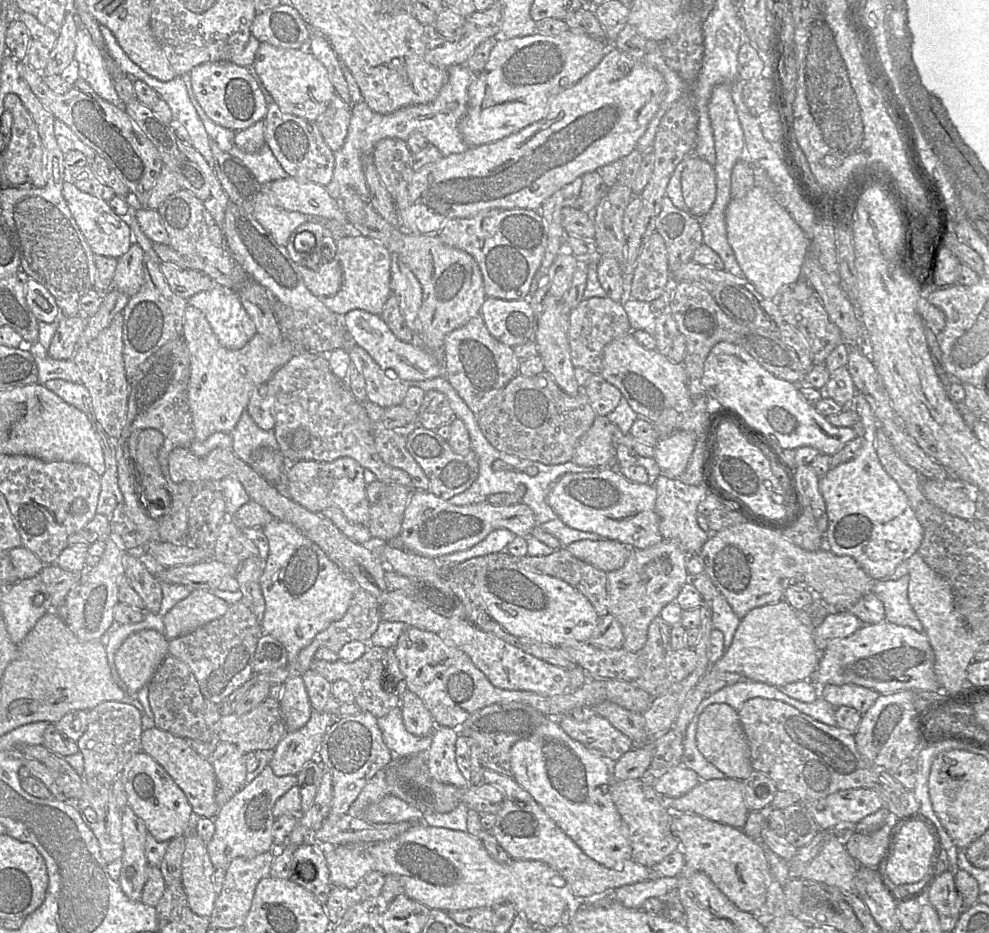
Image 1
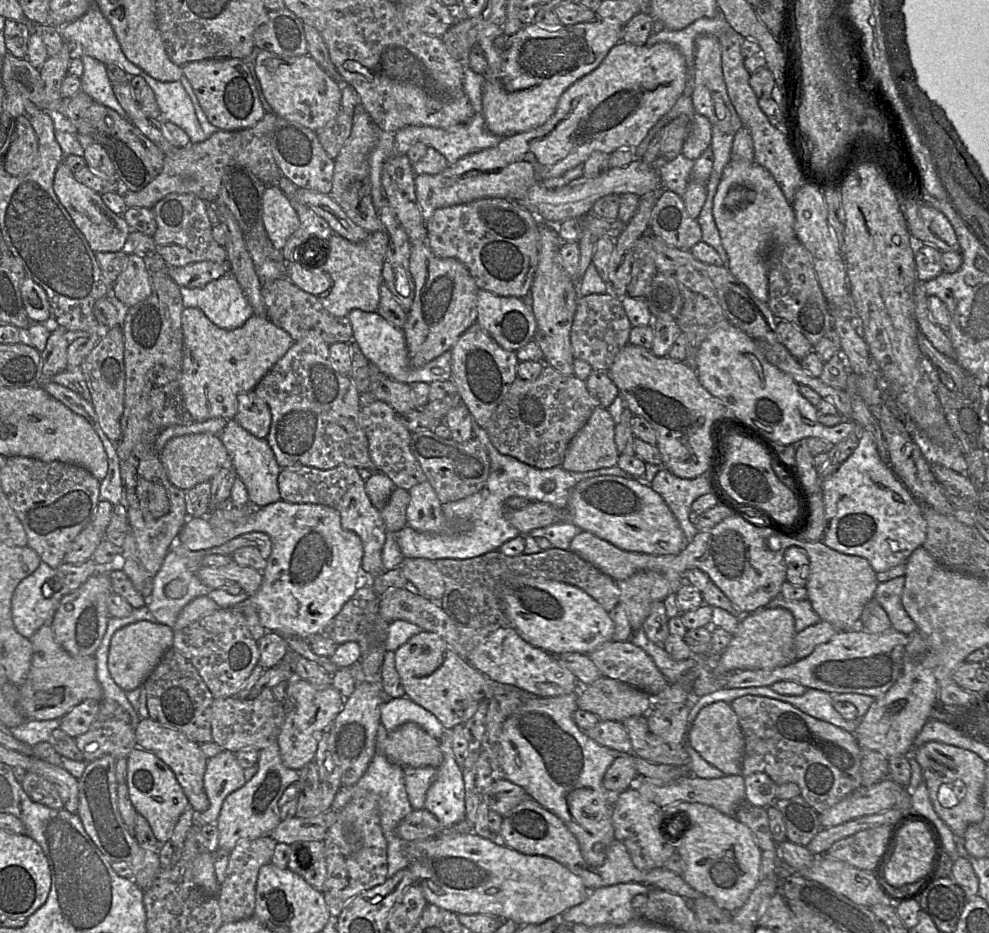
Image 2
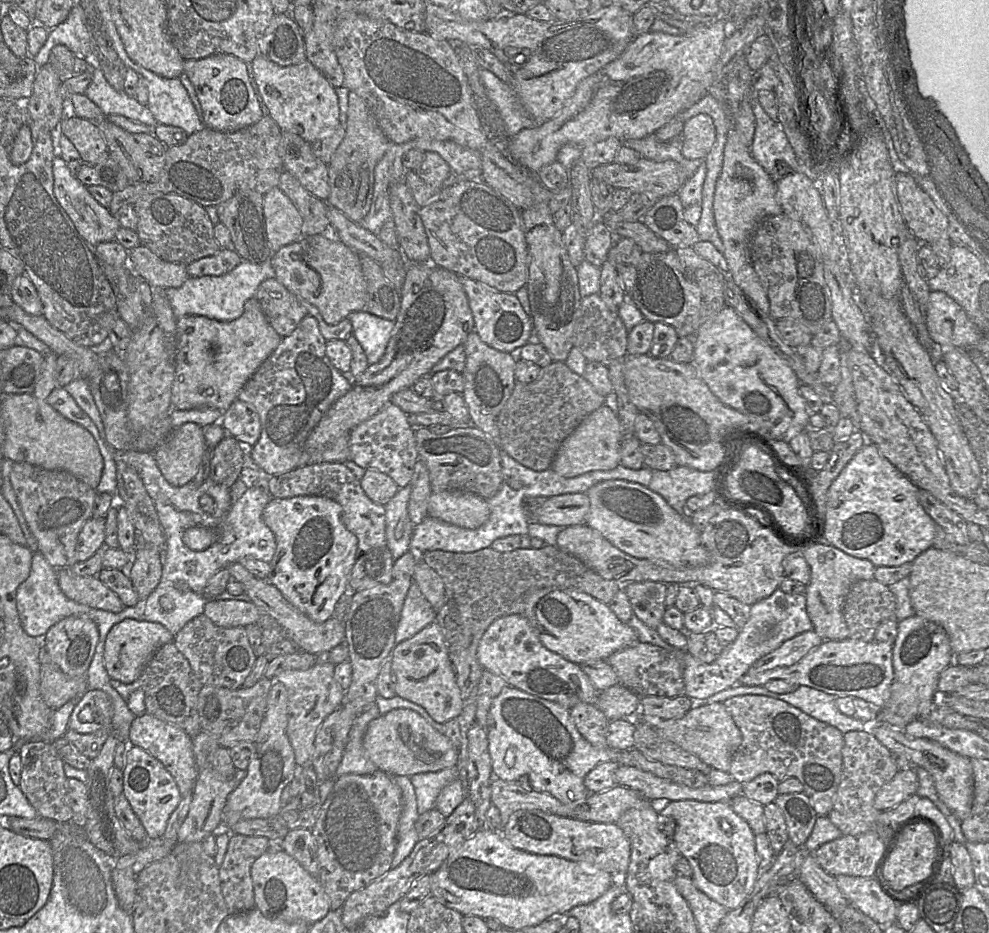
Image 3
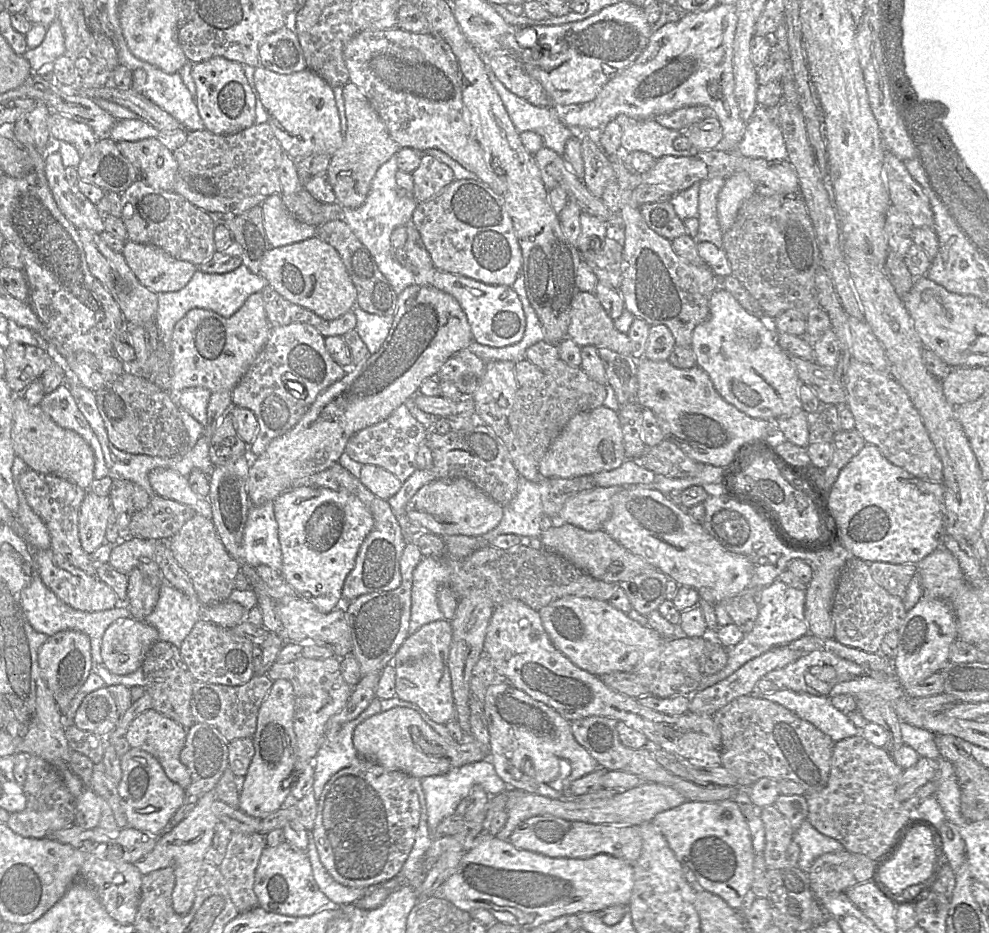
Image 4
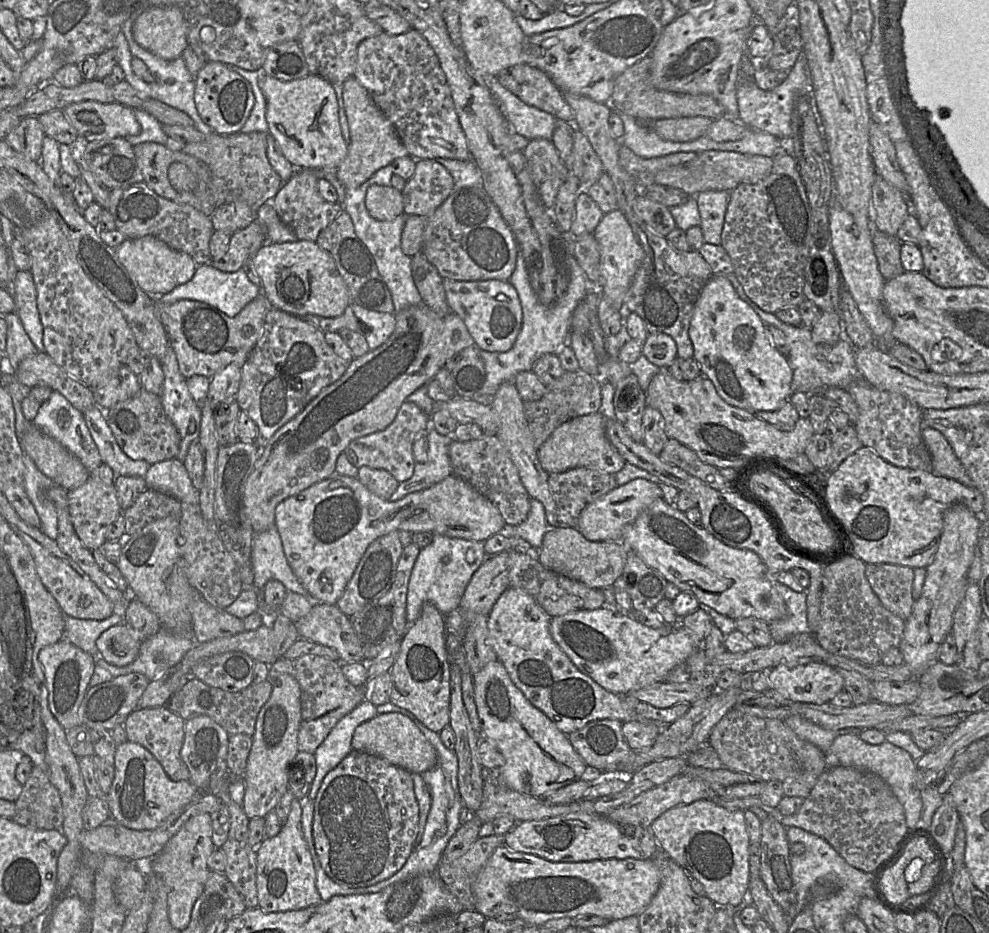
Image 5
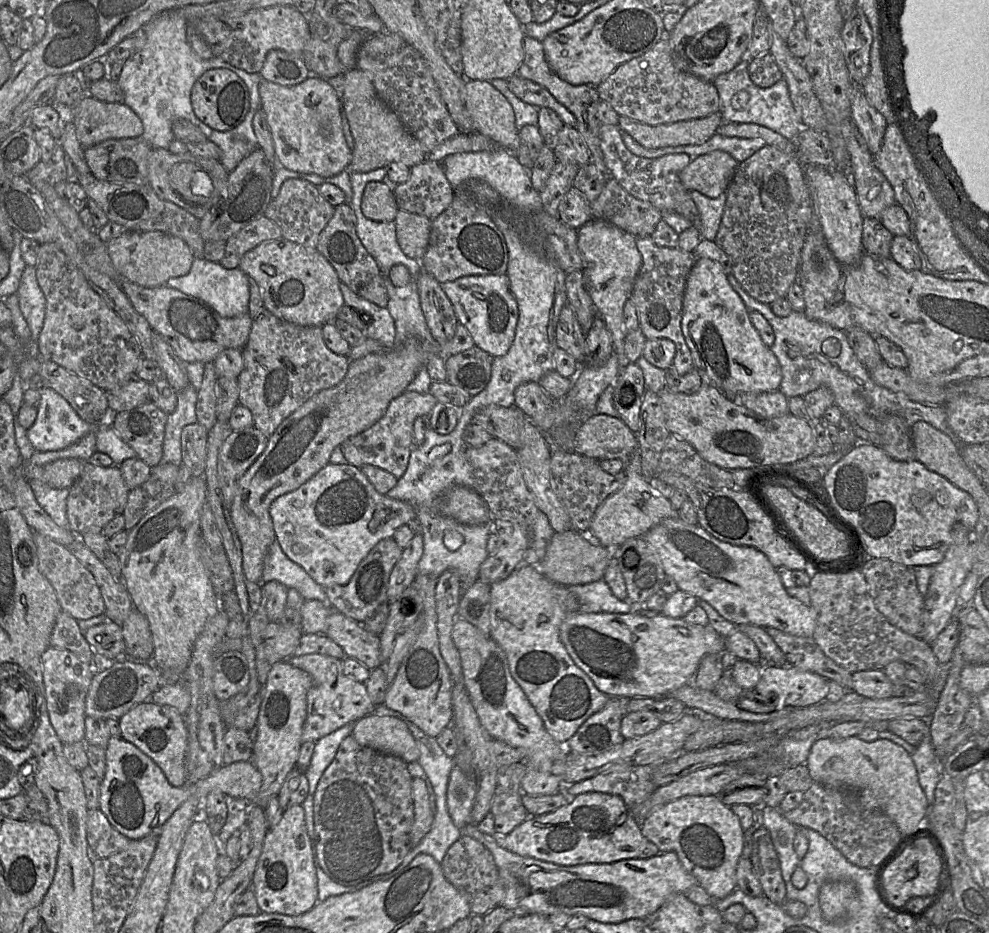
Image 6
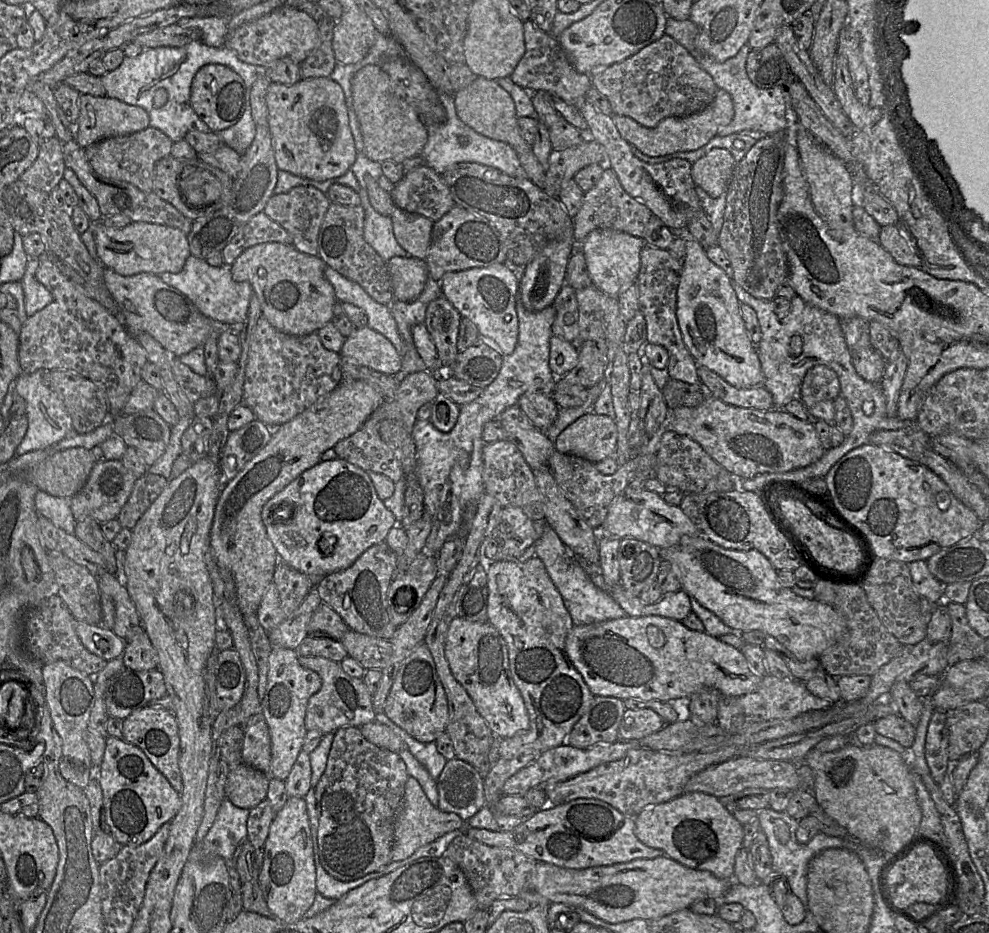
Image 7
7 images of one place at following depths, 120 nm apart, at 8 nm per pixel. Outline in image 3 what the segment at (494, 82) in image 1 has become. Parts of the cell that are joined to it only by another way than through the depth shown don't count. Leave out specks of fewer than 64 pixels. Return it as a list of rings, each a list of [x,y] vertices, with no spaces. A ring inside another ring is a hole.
[[[428,3],[424,33],[437,40],[447,40],[450,44],[462,42],[473,49],[486,49],[494,54],[513,74],[512,88],[527,113],[537,123],[554,118],[573,96],[578,84],[618,58],[636,36],[633,14],[612,4],[607,4],[595,13],[575,21],[566,22],[556,19],[554,22],[544,22],[521,14],[505,19],[468,21],[458,12],[451,12],[444,7]]]

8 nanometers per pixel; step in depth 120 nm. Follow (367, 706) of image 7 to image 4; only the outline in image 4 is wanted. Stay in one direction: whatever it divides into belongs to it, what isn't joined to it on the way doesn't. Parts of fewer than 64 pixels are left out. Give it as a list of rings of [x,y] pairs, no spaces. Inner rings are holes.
[[[300,658],[286,664],[275,662],[265,675],[273,682],[286,679],[292,684],[295,698],[294,733],[297,740],[297,758],[313,759],[323,744],[328,720],[346,705],[352,693],[353,688],[341,675],[339,658]]]

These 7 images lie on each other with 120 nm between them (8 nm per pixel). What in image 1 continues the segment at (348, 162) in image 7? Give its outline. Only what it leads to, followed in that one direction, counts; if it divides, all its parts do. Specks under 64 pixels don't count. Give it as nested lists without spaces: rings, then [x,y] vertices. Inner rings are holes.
[[[261,42],[252,65],[273,101],[284,113],[316,122],[336,95],[326,69],[306,48],[286,49]]]

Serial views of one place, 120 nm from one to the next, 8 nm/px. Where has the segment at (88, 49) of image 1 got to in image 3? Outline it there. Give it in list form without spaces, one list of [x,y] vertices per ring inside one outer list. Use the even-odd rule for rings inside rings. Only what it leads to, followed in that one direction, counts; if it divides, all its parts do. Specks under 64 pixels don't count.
[[[94,55],[88,71],[92,73],[92,80],[84,95],[100,108],[104,116],[121,115],[155,129],[158,123],[148,107],[124,91],[115,90],[105,79]]]

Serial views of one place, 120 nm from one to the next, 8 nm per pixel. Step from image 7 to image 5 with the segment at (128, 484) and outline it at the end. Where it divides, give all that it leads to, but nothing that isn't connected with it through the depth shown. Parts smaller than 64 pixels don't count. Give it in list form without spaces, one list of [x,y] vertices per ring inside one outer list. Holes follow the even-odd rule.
[[[91,477],[80,487],[67,493],[68,508],[75,533],[90,551],[99,549],[106,541],[110,526],[122,514],[114,484],[105,484]]]

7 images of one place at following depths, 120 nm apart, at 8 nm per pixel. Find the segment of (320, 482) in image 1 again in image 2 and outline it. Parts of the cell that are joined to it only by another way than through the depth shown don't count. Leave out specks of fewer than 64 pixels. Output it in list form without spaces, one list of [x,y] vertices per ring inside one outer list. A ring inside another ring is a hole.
[[[339,465],[330,469],[317,469],[309,466],[291,466],[280,469],[277,485],[280,500],[295,504],[320,504],[332,507],[339,512],[343,529],[356,533],[362,542],[363,557],[361,563],[362,582],[370,586],[371,579],[386,571],[381,551],[386,539],[386,530],[380,515],[370,502],[355,467]]]

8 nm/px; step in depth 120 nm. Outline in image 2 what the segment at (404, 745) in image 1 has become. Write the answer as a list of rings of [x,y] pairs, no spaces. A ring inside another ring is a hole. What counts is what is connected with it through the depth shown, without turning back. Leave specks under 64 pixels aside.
[[[406,697],[385,699],[379,711],[380,723],[388,732],[404,723],[413,722],[430,736],[439,739],[445,729],[433,714]],[[403,767],[404,784],[407,796],[413,810],[424,809],[426,793],[434,781],[437,768],[425,767]]]

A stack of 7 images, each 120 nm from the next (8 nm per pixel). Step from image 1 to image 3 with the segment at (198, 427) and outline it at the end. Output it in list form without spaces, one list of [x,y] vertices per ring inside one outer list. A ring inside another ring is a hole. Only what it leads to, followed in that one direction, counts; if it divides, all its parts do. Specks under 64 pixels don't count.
[[[255,297],[245,302],[242,315],[232,321],[218,321],[200,315],[177,318],[176,367],[171,392],[173,408],[211,408],[223,413],[281,340]]]

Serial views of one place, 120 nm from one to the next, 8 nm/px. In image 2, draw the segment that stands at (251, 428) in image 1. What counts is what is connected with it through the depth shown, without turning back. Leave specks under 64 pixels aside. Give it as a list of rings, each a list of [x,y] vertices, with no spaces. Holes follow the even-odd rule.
[[[234,418],[227,421],[218,437],[232,460],[237,477],[243,482],[247,490],[249,501],[258,507],[264,507],[279,501],[280,494],[277,477],[281,468],[277,464],[273,451],[266,439],[253,436],[235,421]]]

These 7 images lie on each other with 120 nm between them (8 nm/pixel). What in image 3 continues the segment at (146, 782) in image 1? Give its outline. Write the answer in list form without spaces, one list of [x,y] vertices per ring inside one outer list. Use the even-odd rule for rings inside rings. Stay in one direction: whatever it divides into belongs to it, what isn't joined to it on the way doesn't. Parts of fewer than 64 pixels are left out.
[[[129,745],[123,769],[123,795],[144,826],[147,838],[163,839],[172,812],[181,802],[177,783],[164,765],[144,749]]]

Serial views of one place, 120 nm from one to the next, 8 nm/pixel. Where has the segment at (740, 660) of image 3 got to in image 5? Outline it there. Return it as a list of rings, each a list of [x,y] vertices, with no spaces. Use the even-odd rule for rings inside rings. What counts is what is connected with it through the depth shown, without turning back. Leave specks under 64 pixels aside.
[[[779,582],[775,583],[775,586],[787,606],[787,615],[768,623],[772,641],[785,642],[796,634],[809,632],[806,590],[795,592]]]

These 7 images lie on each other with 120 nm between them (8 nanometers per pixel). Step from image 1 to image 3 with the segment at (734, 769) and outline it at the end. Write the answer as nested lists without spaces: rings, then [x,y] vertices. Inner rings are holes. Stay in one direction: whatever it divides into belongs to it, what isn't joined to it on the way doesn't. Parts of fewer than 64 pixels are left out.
[[[695,703],[692,709],[677,719],[664,720],[639,714],[637,717],[651,725],[662,738],[696,755],[711,768],[723,772],[729,771],[732,757],[742,740],[739,728],[723,703]]]

